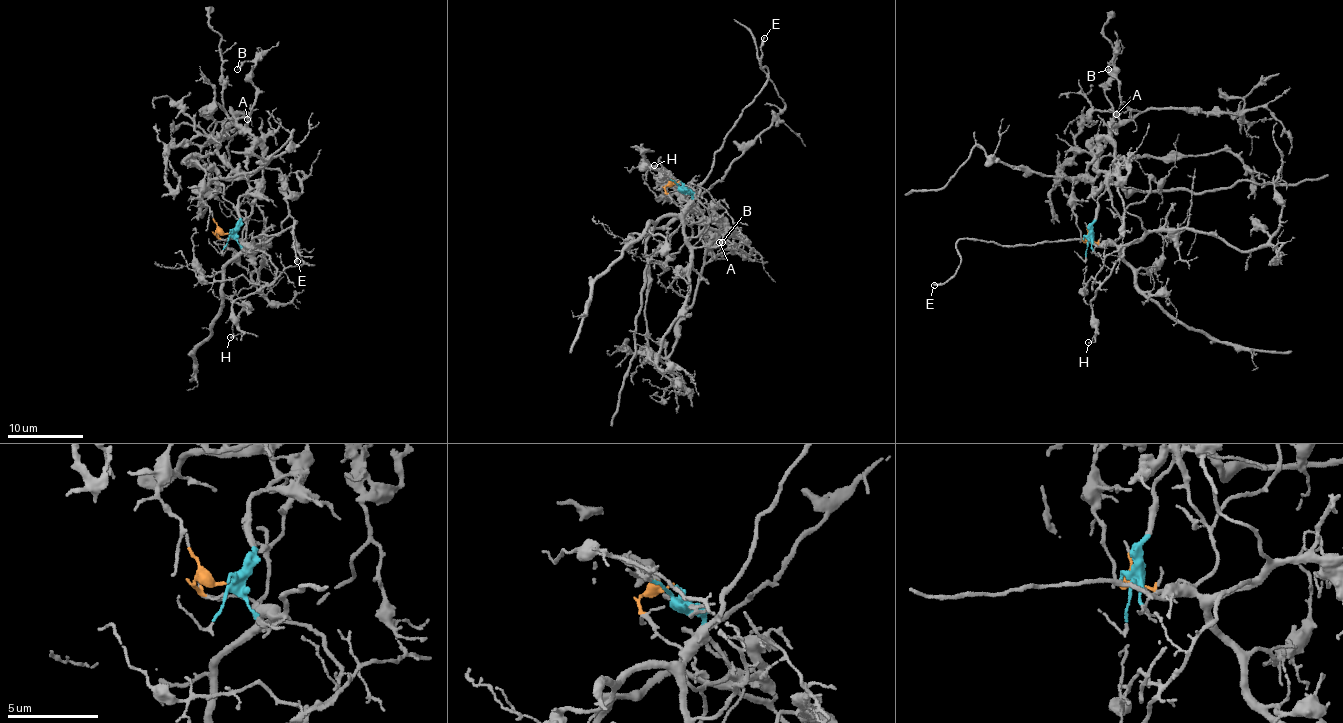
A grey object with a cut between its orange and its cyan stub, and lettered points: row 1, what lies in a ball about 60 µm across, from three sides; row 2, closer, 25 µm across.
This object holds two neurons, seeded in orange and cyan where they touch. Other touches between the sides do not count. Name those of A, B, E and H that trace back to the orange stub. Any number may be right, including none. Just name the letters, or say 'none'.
E, H

